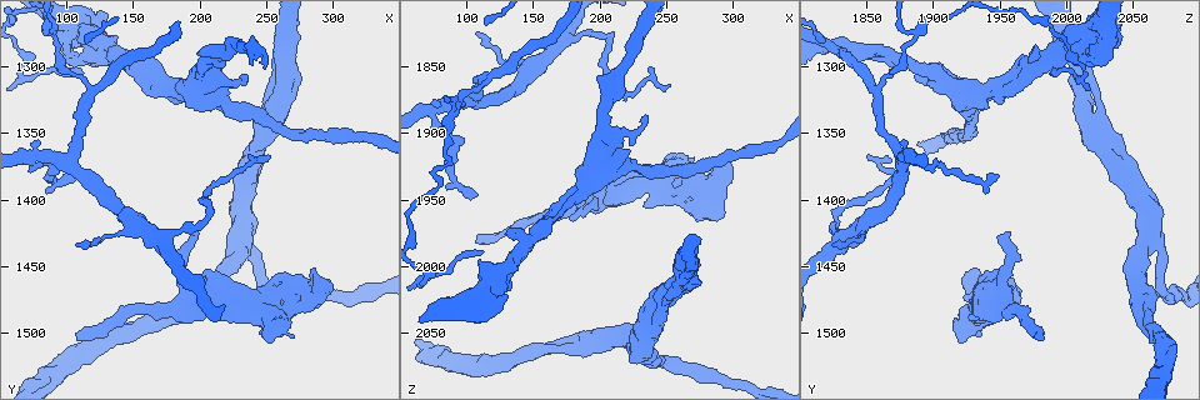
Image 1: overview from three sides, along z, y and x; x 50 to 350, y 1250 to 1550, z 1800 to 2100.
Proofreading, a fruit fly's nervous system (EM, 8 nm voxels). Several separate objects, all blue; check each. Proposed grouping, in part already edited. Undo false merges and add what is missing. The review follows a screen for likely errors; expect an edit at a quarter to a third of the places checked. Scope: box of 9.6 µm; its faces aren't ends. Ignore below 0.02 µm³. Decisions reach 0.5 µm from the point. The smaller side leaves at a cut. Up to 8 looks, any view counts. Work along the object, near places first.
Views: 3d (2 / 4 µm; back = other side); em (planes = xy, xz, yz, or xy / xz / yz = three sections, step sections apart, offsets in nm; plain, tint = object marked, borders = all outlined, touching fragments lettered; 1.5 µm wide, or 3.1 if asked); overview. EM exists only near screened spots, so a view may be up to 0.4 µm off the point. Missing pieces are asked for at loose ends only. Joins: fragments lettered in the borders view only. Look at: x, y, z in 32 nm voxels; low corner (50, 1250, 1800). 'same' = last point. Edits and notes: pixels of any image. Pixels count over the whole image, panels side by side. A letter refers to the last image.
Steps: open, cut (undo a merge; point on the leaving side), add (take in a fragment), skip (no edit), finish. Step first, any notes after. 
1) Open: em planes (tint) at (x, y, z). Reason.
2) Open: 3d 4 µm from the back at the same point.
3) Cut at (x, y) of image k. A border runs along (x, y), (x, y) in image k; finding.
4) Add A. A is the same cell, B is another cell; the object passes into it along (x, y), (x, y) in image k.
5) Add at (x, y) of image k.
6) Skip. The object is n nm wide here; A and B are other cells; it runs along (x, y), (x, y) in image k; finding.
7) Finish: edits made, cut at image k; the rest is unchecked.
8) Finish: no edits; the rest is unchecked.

Open: em planes (borders) at (108, 1382, 1948). Tapers out.

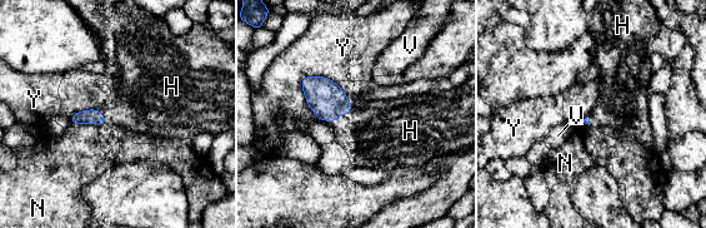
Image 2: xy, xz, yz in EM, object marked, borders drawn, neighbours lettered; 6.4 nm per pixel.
Add H. H is the same cell, N, V and Y are other cells; the neuron continues.

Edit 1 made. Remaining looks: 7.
Open: overview.

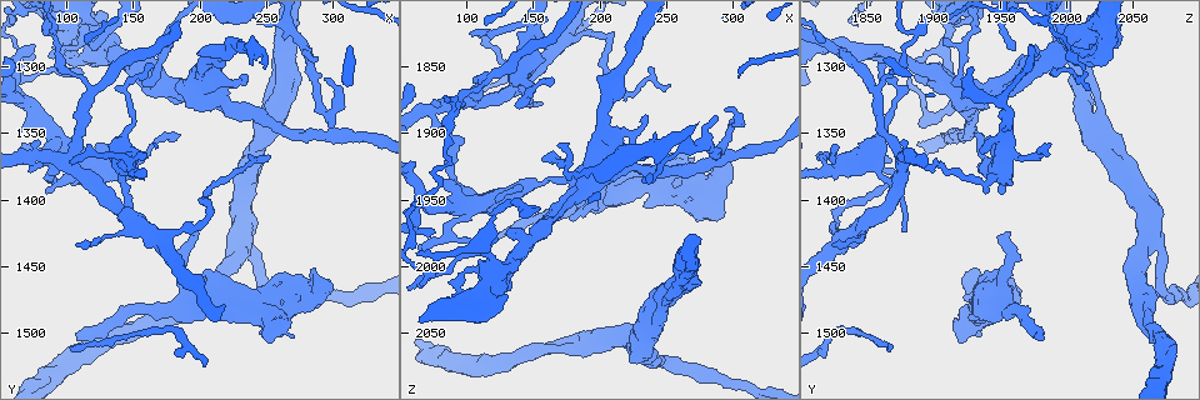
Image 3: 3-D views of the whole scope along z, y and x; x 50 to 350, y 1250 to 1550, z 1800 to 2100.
Open: em planes (borders) at (108, 1504, 1982). End of a long branch.

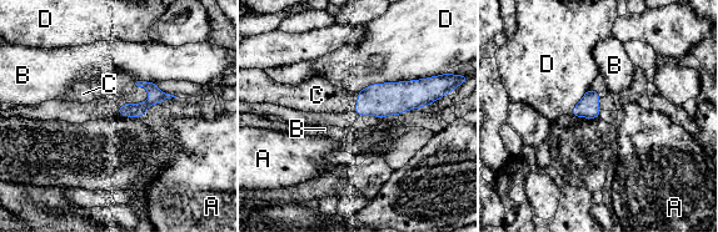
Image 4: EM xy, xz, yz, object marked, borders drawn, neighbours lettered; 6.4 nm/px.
Add C. The object is 100 nm wide here; C is the same cell, A, B and D are other cells; the neuron continues.

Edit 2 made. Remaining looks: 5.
Open: overview.

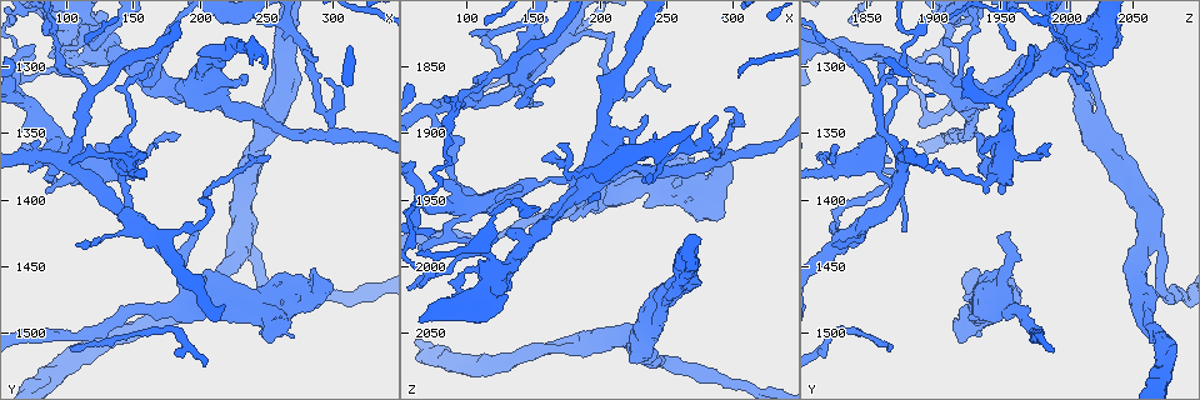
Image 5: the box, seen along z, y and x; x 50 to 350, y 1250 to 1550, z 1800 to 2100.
Open: em xy step 4 (tint) at (146, 1374, 1826). Abrupt turn.

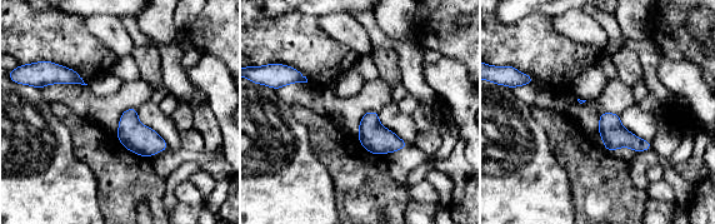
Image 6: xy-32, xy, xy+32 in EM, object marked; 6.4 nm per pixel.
Open: em planes (tint) at the same point. Another direction.

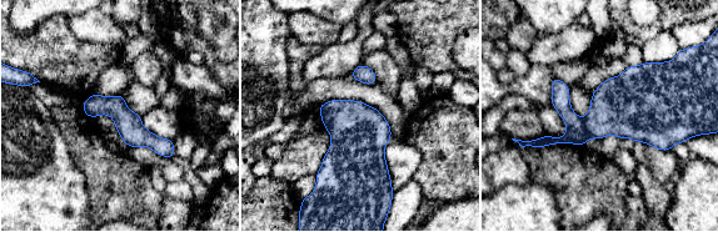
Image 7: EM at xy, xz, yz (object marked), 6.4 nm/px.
Open: em planes (borders) at the same point. What lies round it.

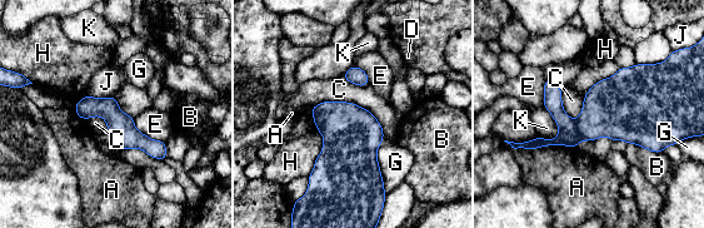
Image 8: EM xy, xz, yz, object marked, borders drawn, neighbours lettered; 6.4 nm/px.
Skip. The object is 170 nm wide here; the longest contact is with C, 500 nm; A, B, C, D, E, G, H, J and K are other cells; one neuron here.

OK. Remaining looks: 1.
Finish: edits made, add at image 2, add at image 4; the rest is unchecked.

